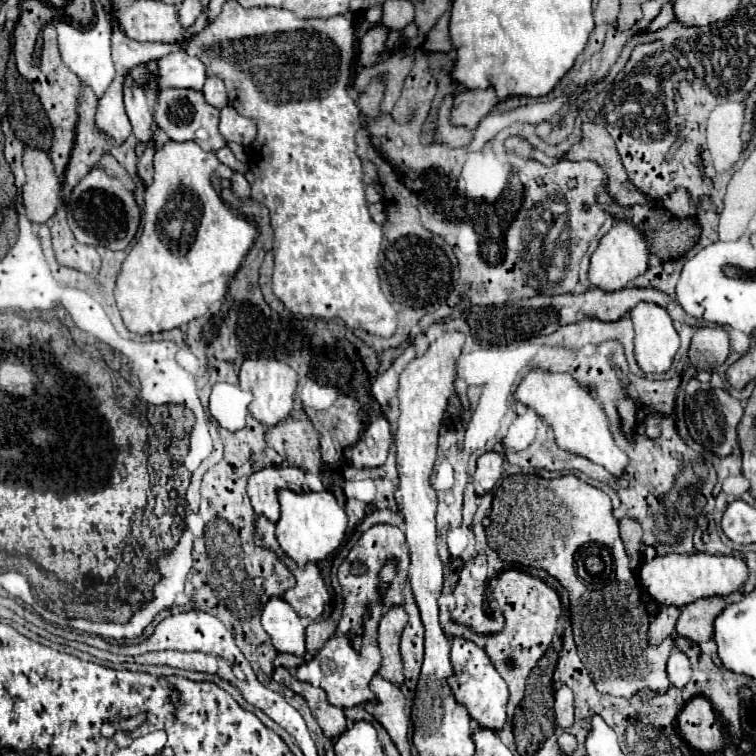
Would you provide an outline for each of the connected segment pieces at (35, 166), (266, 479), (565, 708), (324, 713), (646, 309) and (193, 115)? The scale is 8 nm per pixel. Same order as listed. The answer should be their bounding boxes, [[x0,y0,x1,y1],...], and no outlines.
[[23,148,59,222],[247,466,309,522],[554,684,573,728],[273,668,347,738],[629,302,679,374],[153,88,227,152]]

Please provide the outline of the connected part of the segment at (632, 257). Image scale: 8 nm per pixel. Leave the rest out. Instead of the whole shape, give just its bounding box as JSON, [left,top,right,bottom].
[587,220,649,292]

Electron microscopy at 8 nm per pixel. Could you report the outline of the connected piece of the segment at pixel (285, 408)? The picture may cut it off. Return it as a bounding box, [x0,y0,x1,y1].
[239,358,297,426]

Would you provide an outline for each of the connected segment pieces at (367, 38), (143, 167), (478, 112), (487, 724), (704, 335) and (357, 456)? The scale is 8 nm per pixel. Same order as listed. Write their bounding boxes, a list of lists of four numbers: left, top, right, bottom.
[[357,26,387,66],[137,138,155,184],[453,88,497,130],[449,638,509,732],[689,328,729,370],[345,414,393,468]]

